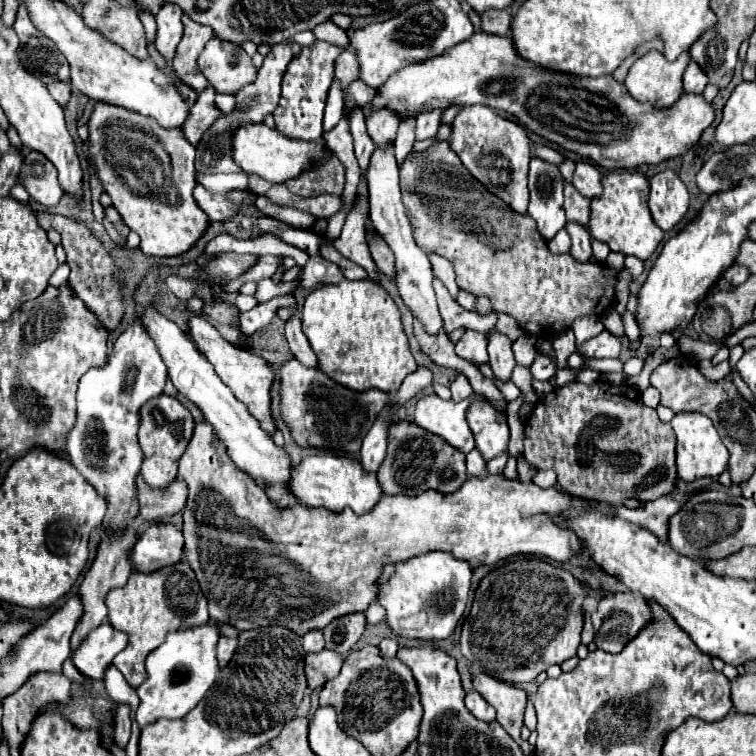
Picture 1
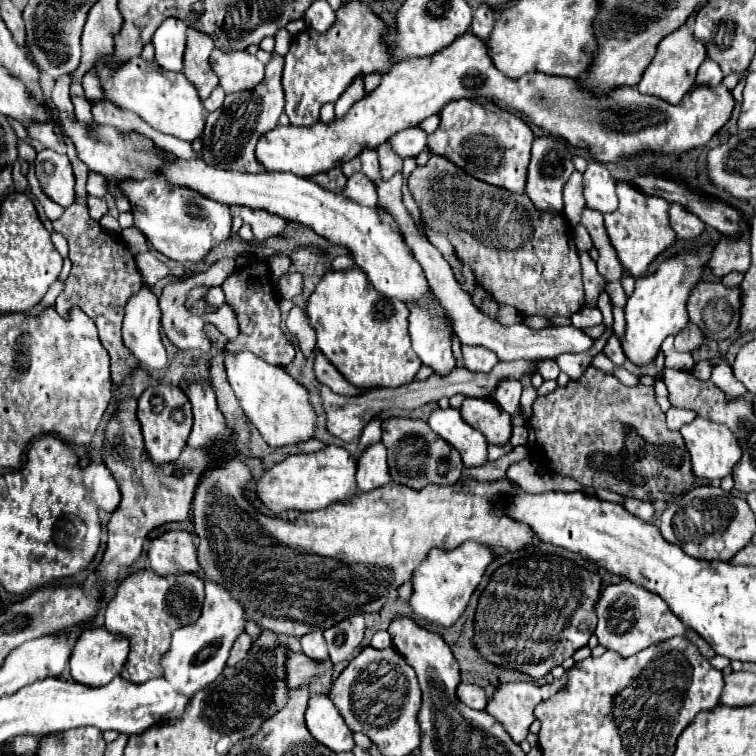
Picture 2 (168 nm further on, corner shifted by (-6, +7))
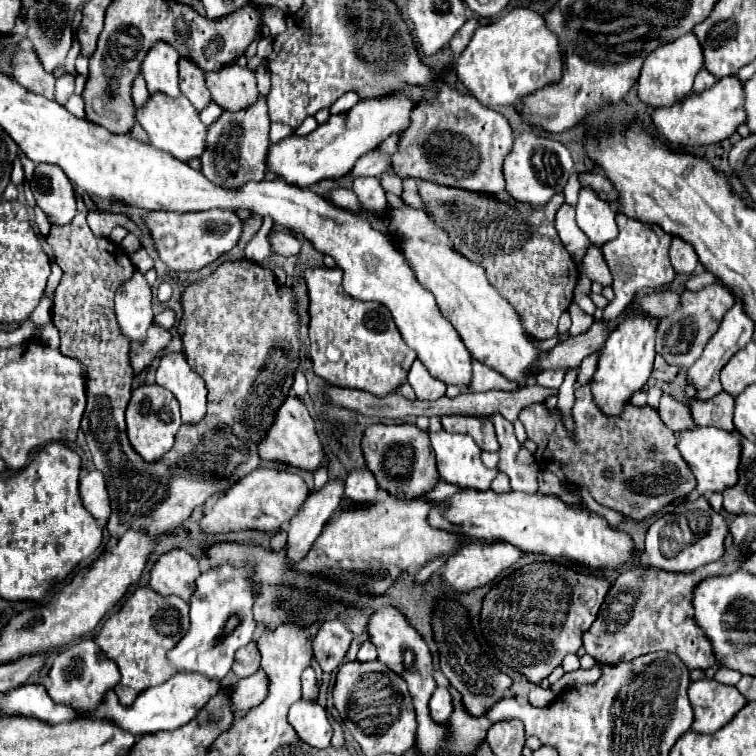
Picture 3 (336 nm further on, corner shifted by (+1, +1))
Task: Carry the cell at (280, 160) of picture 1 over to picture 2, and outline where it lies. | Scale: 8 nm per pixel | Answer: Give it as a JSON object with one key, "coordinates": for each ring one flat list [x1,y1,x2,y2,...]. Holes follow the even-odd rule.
{"coordinates":[[463,34,463,38,457,38,451,46,447,46,447,50,441,50,439,54,433,54,431,58,411,58,405,62,395,62,393,70,389,70,387,74,381,76,381,84,371,94,365,94,365,98,361,98,357,104,353,104,351,110,343,118,335,118,331,124,317,122,307,128,277,126,275,130,271,130,269,134,265,134,259,140,255,154,267,170,275,170,275,172,287,170,287,172,299,174,303,178,315,176,315,174,327,172,335,166,341,166,343,162,353,160,365,148,377,150,383,142,389,140,391,134,411,128,411,126,419,124,421,120,429,118,431,114,439,114,439,110,451,100,479,98,479,96,497,98,497,100,505,102,509,108,523,112,525,116,529,116,529,120,535,126,543,128,545,132,565,138,569,144,573,144,577,148,589,150,589,154,597,162,615,162,621,156,631,156,631,154,637,154,647,148,665,152,665,154,681,154,691,148,705,146,713,138,713,134,717,134,729,122,733,106,735,106,733,94,723,84,713,86,713,88,695,86,691,90,691,94,687,94,687,98,683,98,681,104,671,106,655,96,643,96,635,88,617,88,613,94,597,98,597,96,591,96,587,90,583,90,577,80,561,78,561,76,547,76,547,74,539,74,539,72,531,72,531,74,525,74,523,78,511,80,505,74,501,74,499,70,495,70,493,62,487,58,487,46,483,40,475,38,473,34]]}

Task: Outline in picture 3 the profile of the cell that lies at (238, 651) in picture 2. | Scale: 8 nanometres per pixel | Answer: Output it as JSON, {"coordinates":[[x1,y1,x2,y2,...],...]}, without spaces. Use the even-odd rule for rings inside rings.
{"coordinates":[[256,642,246,644,244,648,240,648,234,656,234,664,232,664,232,672,238,678,246,678,250,674,254,674,260,668,260,652]]}

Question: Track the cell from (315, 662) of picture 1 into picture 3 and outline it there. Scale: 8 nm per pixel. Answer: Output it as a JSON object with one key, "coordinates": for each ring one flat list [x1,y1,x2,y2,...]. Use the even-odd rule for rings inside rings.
{"coordinates":[[260,668,252,676,238,680,232,686,232,702,238,716,246,714,252,706,258,706,268,694,268,674]]}

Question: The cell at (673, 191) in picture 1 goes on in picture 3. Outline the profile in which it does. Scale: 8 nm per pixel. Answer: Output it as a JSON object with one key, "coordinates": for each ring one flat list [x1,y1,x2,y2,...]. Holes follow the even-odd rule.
{"coordinates":[[672,236,670,262,678,274,692,274,698,266,698,256,696,256,696,250,688,242,678,240,678,236]]}

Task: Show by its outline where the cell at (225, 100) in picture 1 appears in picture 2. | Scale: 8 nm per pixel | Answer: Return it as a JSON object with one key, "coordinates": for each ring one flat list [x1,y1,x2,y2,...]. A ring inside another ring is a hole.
{"coordinates":[[217,86,217,88,211,92,211,96,209,96,207,100,203,100,205,110,207,110,207,112,217,110,219,106,223,106,223,100,225,100,225,92,223,92,223,88,221,88,221,86]]}

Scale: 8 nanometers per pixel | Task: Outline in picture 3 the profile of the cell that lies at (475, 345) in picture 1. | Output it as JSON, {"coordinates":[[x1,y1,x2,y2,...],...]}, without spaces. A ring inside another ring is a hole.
{"coordinates":[[476,358,472,362,472,392,486,392,486,390,518,390,520,386,516,382,508,382,504,376,500,376,496,370,488,368,486,364,480,364]]}

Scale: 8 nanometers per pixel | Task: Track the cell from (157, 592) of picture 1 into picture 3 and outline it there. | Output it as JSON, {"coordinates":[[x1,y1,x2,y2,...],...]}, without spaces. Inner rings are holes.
{"coordinates":[[136,588,124,606,104,622,94,642,120,668,122,678,114,692,122,704,132,704,142,690,158,686,176,674,166,652,188,632,188,608,190,604,178,596,160,596,152,588]]}

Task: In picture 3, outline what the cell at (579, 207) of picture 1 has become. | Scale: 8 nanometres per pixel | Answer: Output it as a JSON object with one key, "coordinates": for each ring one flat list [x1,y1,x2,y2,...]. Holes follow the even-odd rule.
{"coordinates":[[594,244,588,246,584,258,582,258,582,272,592,280,598,282,602,286,610,286,612,284,612,272,606,266,606,260,602,256,602,250,596,248]]}

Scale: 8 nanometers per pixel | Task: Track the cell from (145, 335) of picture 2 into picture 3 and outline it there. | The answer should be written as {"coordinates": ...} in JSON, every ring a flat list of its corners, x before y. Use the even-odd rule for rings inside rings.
{"coordinates":[[134,272,130,280,126,280,116,290,116,318,120,330,130,342,144,342,146,332,152,326,152,292,140,272]]}

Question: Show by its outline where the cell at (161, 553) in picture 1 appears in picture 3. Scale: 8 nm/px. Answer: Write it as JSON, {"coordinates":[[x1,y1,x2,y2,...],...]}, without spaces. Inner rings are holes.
{"coordinates":[[174,548,154,562,150,570,150,586,162,596,174,594,182,600,190,600,198,576,198,560,186,550]]}

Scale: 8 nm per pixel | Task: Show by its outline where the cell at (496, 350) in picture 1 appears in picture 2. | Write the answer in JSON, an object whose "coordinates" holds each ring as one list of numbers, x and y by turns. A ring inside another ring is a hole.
{"coordinates":[[501,382,499,390,495,390,493,394,493,400,501,410,505,410,513,418,515,414,519,414,521,390,523,390,521,382]]}

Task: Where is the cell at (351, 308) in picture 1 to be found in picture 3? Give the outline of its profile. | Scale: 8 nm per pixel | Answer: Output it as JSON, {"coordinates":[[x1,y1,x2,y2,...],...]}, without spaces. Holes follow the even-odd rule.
{"coordinates":[[312,268,304,274,308,286,308,334,314,372,328,384,358,388,376,396,388,396,408,376,416,352,408,348,388,308,376,302,360,302,342,288,340,268]]}

